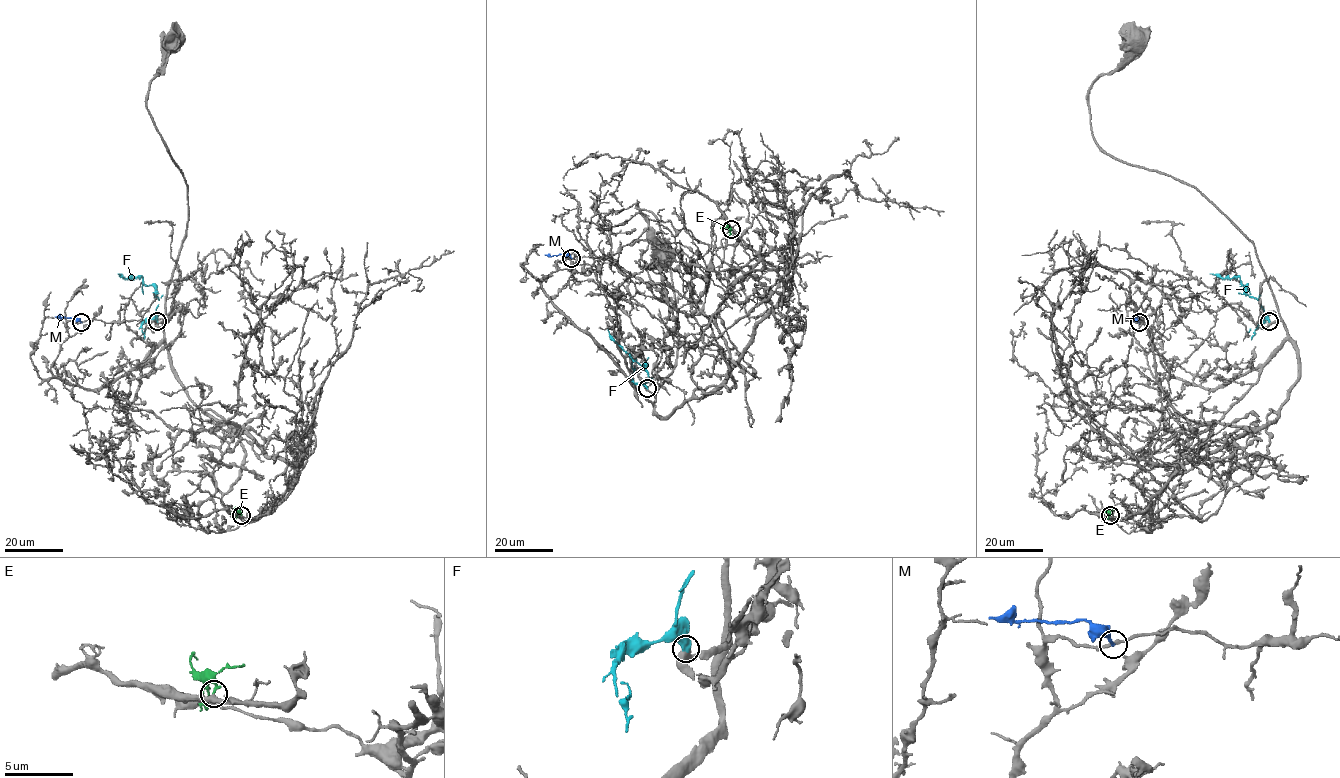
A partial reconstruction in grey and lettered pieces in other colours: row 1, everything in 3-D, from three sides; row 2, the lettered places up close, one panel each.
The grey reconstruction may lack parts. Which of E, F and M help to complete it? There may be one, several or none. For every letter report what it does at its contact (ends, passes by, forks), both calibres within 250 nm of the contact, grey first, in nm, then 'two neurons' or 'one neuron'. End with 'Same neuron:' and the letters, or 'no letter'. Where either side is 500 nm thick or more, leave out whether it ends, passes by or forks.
E: it ends; calibres 360 and 220 nm; one neuron
F: calibres 480 and 600 nm; one neuron
M: it ends; calibres 200 and 240 nm; two neurons
Same neuron: E, F

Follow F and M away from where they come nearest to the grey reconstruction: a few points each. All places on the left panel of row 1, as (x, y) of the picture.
F: (157, 321), (155, 315), (159, 300), (152, 285), (146, 285), (141, 277), (125, 278), (117, 273)
M: (81, 322), (75, 317), (54, 317)

